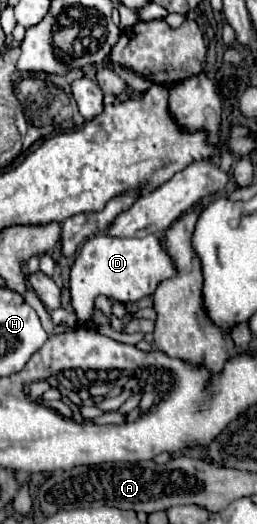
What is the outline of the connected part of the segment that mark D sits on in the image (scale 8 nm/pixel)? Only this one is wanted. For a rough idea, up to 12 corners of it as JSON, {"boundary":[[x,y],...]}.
{"boundary":[[162,235],[86,239],[70,271],[72,307],[134,303],[176,265]]}

